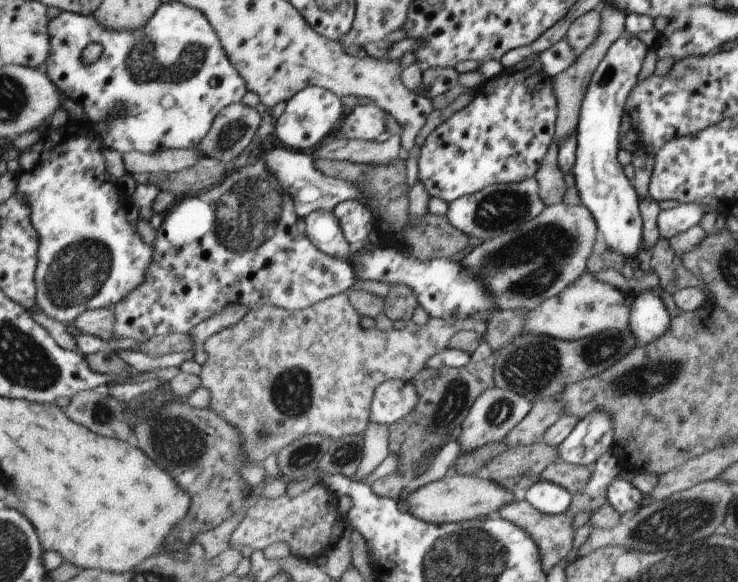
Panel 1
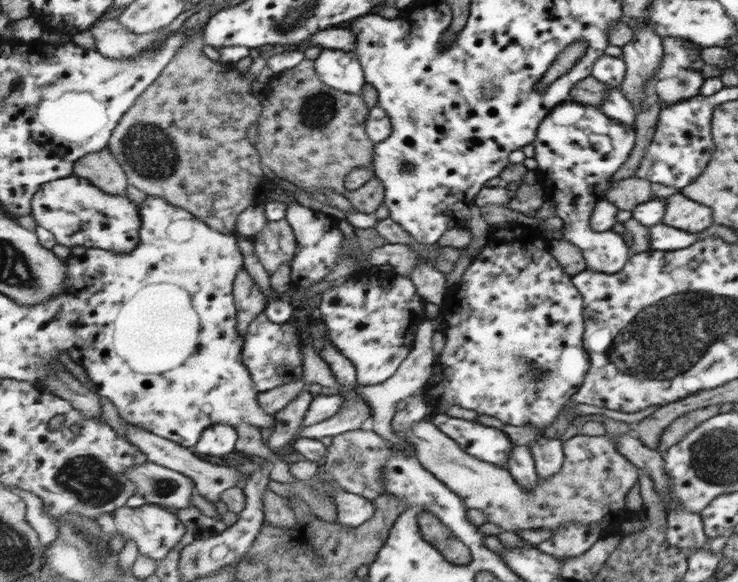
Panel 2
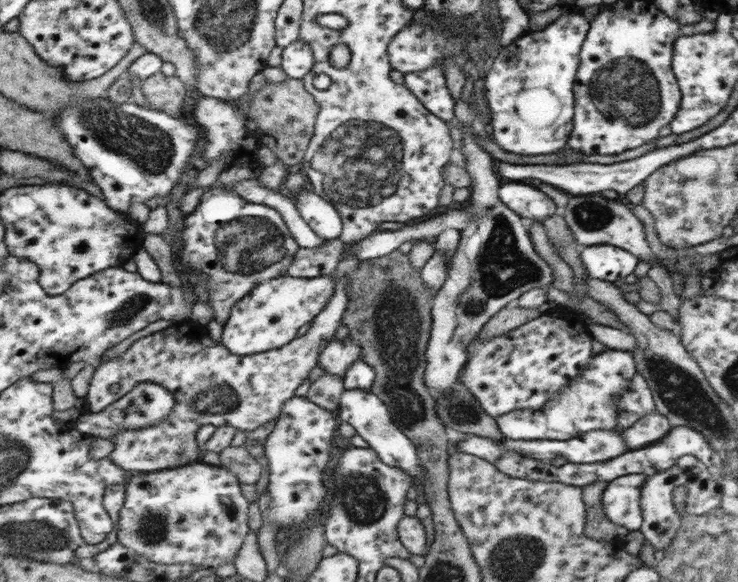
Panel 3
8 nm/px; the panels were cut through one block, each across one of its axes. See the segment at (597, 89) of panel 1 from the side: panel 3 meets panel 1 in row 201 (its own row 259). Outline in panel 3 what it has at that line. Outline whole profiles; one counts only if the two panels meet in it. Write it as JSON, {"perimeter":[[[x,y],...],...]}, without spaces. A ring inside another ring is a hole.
{"perimeter":[[[595,244],[581,249],[581,261],[592,278],[612,283],[620,281],[620,278],[632,274],[638,264],[638,257],[634,253],[616,245]]]}

